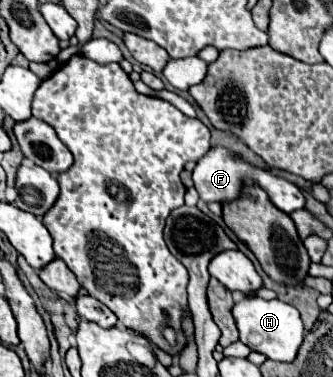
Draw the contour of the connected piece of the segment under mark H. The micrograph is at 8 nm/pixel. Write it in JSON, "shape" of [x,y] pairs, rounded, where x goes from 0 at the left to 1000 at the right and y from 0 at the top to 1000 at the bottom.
{"shape":[[[730,788],[718,804],[700,809],[700,841],[712,857],[712,873],[724,883],[724,905],[748,915],[760,931],[778,931],[826,958],[880,958],[892,942],[892,926],[910,905],[910,857],[898,841],[898,825],[850,804],[838,793],[796,798],[784,788]]]}

